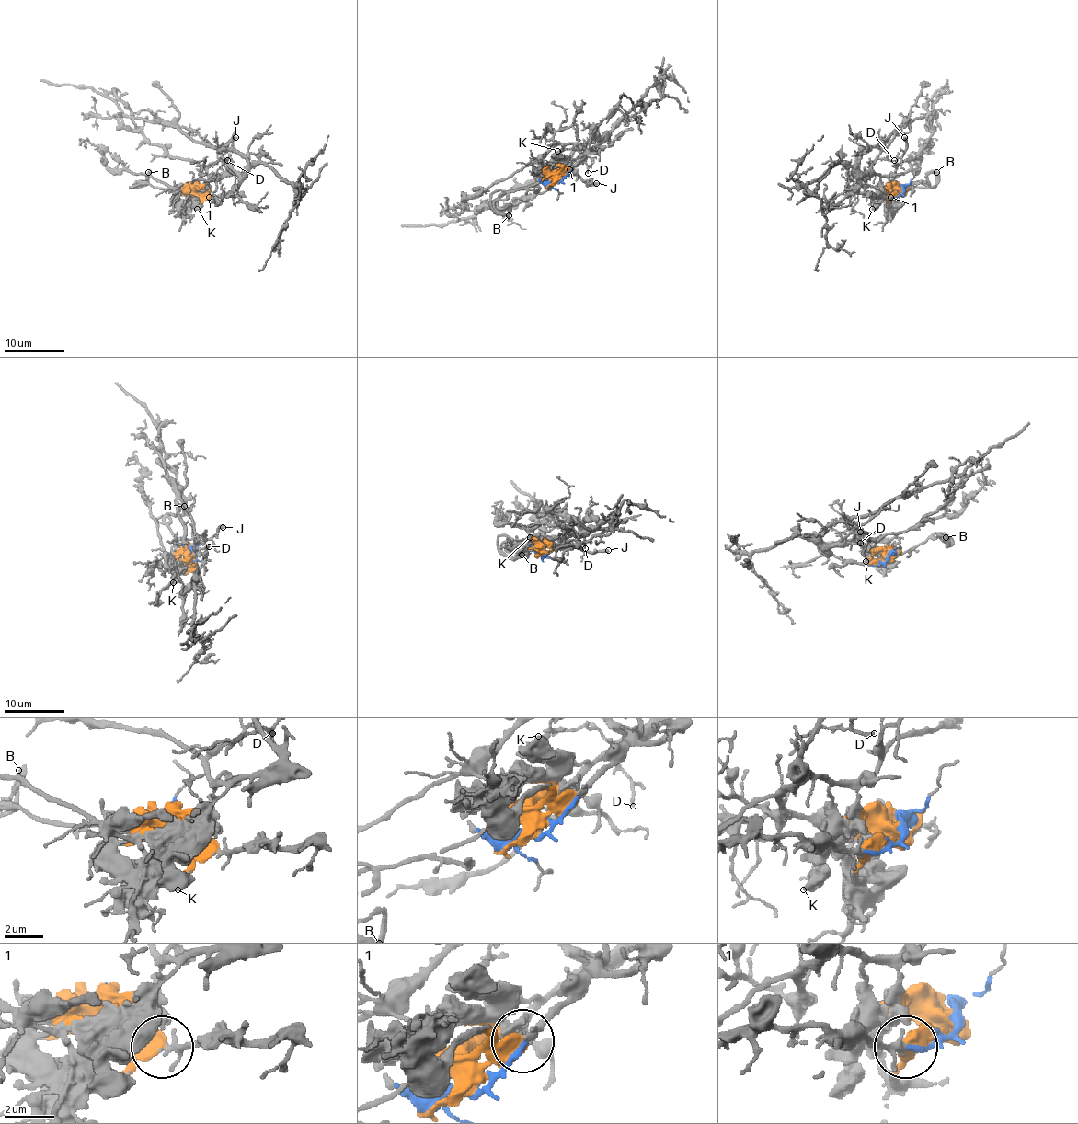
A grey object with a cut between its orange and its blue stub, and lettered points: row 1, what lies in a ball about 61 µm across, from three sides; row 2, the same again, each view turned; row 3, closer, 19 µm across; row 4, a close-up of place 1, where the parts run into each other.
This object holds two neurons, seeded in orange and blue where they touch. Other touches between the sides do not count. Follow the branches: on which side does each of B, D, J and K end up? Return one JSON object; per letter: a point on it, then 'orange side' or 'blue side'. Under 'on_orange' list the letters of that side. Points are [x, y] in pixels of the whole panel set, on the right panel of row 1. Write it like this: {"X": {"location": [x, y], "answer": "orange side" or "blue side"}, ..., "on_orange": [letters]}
{"B": {"location": [936, 172], "answer": "orange side"}, "D": {"location": [894, 160], "answer": "blue side"}, "J": {"location": [904, 137], "answer": "blue side"}, "K": {"location": [872, 209], "answer": "orange side"}, "on_orange": ["B", "K"]}

